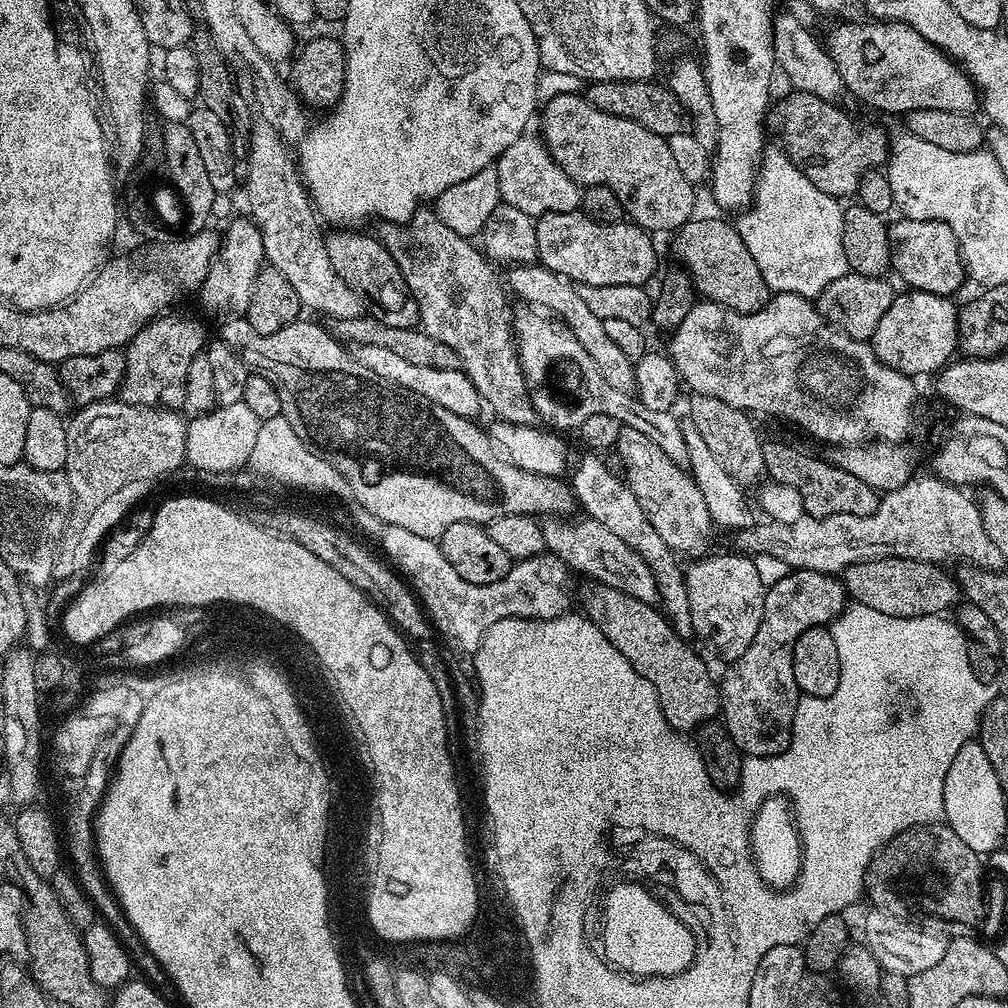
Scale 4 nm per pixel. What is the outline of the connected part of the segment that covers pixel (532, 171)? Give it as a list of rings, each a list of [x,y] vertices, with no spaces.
[[[525,134],[518,138],[518,142],[510,142],[510,146],[506,146],[494,165],[498,170],[501,201],[534,218],[545,216],[548,212],[577,211],[580,208],[581,185],[575,184],[566,170],[562,170],[562,166],[554,162],[543,139],[539,135],[532,135]]]

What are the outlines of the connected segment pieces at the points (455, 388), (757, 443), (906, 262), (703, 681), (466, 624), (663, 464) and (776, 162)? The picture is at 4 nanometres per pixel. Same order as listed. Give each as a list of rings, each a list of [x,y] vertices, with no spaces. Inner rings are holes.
[[[357,344],[354,348],[354,355],[358,362],[362,362],[362,366],[366,366],[366,370],[374,370],[374,374],[378,374],[378,378],[386,378],[391,384],[397,384],[400,388],[410,390],[414,394],[434,402],[434,406],[442,406],[459,416],[479,417],[480,408],[482,409],[481,396],[474,383],[460,368],[434,370],[430,366],[414,366],[410,362],[405,362],[398,354],[386,350],[386,346]]]
[[[693,395],[691,399],[688,404],[688,412],[692,415],[689,416],[690,423],[698,430],[698,434],[702,434],[706,446],[710,446],[710,451],[719,458],[722,466],[726,466],[726,470],[740,485],[759,485],[765,479],[766,473],[762,460],[764,440],[752,421],[755,419],[749,413],[738,410],[727,402],[721,402],[718,398]]]
[[[896,218],[888,224],[890,254],[892,255],[891,271],[897,272],[905,280],[909,289],[917,292],[929,292],[939,296],[955,297],[956,291],[966,284],[966,269],[960,256],[960,243],[946,226],[946,222],[937,220],[910,220]]]
[[[596,581],[586,586],[582,596],[585,615],[610,638],[618,654],[654,686],[669,726],[688,734],[702,724],[715,721],[721,715],[717,677],[712,677],[707,662],[688,645],[685,637],[678,635],[671,621],[655,605],[632,598],[624,591]]]
[[[391,526],[383,529],[383,536],[383,555],[406,577],[427,612],[433,629],[439,635],[441,632],[454,647],[468,654],[479,650],[484,635],[490,626],[494,626],[494,622],[502,622],[506,618],[553,620],[571,609],[568,607],[572,604],[574,576],[568,565],[554,555],[541,554],[517,560],[506,575],[498,578],[498,582],[471,584],[462,578],[462,574],[458,574],[458,570],[454,570],[454,566],[450,566],[450,562],[446,562],[446,554],[442,554],[437,541]]]
[[[621,427],[614,452],[615,455],[618,454],[624,459],[625,473],[623,472],[623,475],[626,477],[626,483],[635,491],[654,530],[658,530],[658,534],[662,534],[662,542],[666,542],[666,546],[670,546],[672,551],[681,557],[703,557],[709,551],[708,539],[712,536],[714,525],[710,518],[710,510],[706,510],[706,498],[702,498],[702,490],[698,490],[691,471],[687,467],[675,464],[670,458],[666,458],[666,454],[662,454],[662,449],[654,446],[654,442],[650,442],[650,438],[646,438],[646,434],[641,434],[639,430],[633,428]]]
[[[779,146],[769,147],[760,160],[756,190],[747,210],[739,213],[734,227],[740,233],[750,258],[758,262],[762,278],[773,293],[793,292],[818,298],[830,282],[849,272],[846,250],[842,250],[844,208],[830,194],[822,194]]]

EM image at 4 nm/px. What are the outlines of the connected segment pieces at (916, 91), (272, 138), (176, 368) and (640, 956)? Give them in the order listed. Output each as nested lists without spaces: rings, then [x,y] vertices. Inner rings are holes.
[[[867,22],[868,24],[836,24],[828,32],[826,47],[830,58],[834,58],[834,66],[838,66],[838,74],[842,74],[842,82],[849,93],[853,92],[862,103],[868,108],[877,108],[880,112],[892,112],[888,114],[907,114],[916,110],[954,110],[955,112],[975,113],[978,108],[978,89],[972,83],[968,73],[956,63],[952,57],[945,54],[940,48],[935,48],[918,30],[899,22]]]
[[[270,122],[256,124],[252,128],[252,141],[248,144],[248,181],[244,188],[248,191],[248,208],[251,219],[255,220],[260,228],[262,242],[264,246],[264,259],[290,286],[294,286],[294,294],[298,294],[301,305],[312,312],[321,312],[324,316],[334,316],[335,321],[353,320],[359,316],[364,316],[366,309],[363,302],[338,278],[334,266],[330,266],[330,257],[326,255],[324,245],[325,233],[320,232],[322,227],[318,219],[318,213],[312,206],[312,201],[308,199],[308,189],[304,187],[304,182],[300,178],[299,167],[294,163],[294,156],[288,153],[289,145],[276,131],[275,126]]]
[[[161,314],[126,345],[122,396],[130,404],[176,406],[184,399],[184,383],[190,362],[206,348],[204,328],[188,316]]]
[[[616,888],[616,892],[612,892],[612,900],[608,900],[608,948],[602,954],[611,967],[629,972],[675,972],[692,956],[692,940],[688,940],[688,932],[684,932],[660,904],[652,904],[652,895],[651,891],[640,892],[640,888]]]

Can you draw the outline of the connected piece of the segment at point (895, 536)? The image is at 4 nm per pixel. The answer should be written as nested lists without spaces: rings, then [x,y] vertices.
[[[931,474],[913,475],[903,486],[893,492],[881,495],[878,510],[874,514],[859,516],[858,514],[830,514],[829,516],[803,515],[797,521],[783,524],[769,519],[766,524],[753,522],[748,528],[741,528],[735,533],[739,547],[748,554],[770,554],[782,562],[786,562],[789,569],[805,568],[818,570],[829,574],[843,573],[845,568],[854,566],[858,562],[877,560],[893,556],[894,558],[914,558],[922,562],[930,562],[941,566],[947,565],[947,560],[964,560],[965,565],[973,568],[990,568],[1000,570],[1006,561],[994,542],[990,542],[990,534],[986,534],[986,526],[982,520],[979,503],[967,496],[963,487],[947,484]]]

